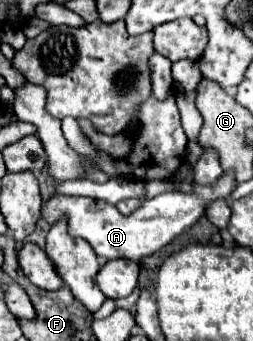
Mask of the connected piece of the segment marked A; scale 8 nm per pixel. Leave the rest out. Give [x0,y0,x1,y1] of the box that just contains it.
[42,172,236,262]

